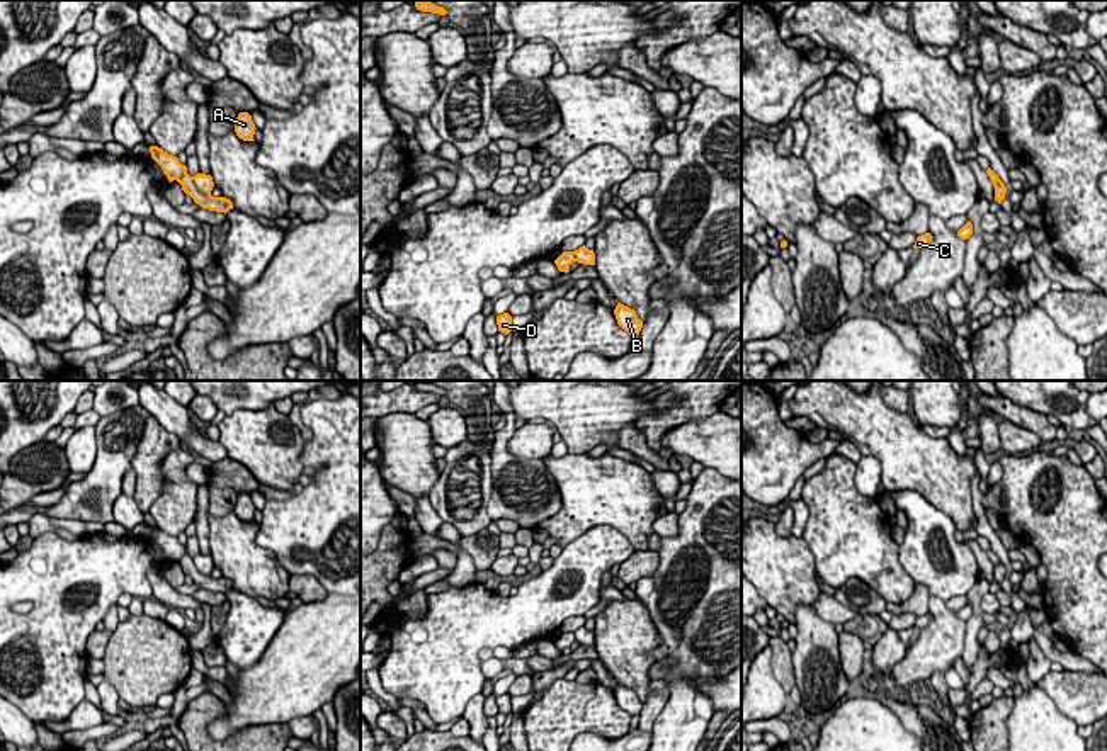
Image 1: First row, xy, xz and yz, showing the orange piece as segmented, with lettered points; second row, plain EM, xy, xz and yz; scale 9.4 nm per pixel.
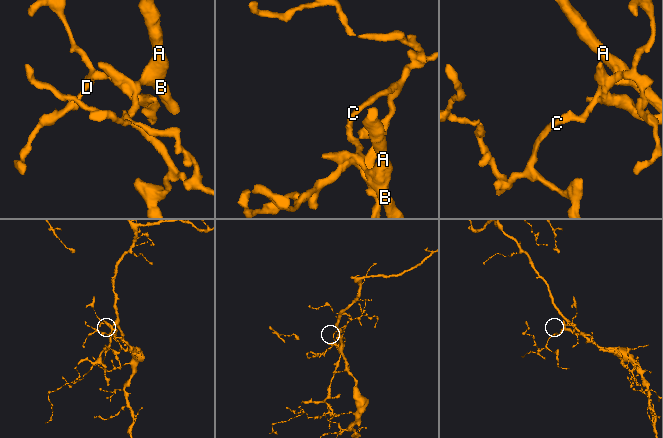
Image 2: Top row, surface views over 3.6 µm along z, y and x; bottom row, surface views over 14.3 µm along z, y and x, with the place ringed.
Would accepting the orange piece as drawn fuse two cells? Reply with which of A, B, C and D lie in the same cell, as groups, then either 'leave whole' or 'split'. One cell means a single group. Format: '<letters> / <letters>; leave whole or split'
A B C D; leave whole

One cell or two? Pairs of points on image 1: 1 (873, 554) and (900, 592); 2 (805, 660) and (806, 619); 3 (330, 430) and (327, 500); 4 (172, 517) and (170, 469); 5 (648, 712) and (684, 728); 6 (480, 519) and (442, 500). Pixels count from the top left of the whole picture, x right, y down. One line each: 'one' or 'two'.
1: one
2: one
3: one
4: one
5: two
6: one

